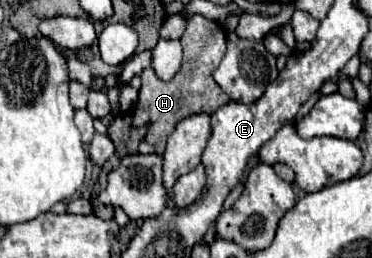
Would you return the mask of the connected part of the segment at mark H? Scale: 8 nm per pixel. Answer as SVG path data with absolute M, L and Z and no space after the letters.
M191 16L189 26L181 38L185 56L183 56L183 66L179 74L171 82L161 82L151 68L145 68L141 72L141 88L139 88L139 100L133 110L133 124L143 126L145 122L151 122L145 140L155 148L155 154L163 154L167 138L175 130L177 122L183 118L197 114L197 112L207 112L213 114L217 108L225 106L229 102L229 96L217 86L213 80L213 70L219 66L221 58L225 56L225 30L221 24L205 18L205 16Z

